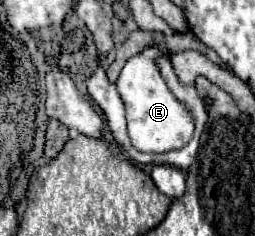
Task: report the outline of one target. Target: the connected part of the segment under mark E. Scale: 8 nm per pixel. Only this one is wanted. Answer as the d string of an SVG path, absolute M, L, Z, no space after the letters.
M149 46L137 56L129 58L115 82L125 102L129 138L139 152L149 152L149 154L161 154L183 148L195 132L193 114L185 104L181 104L173 96L167 82L161 78L159 68L155 66L155 56L159 56L159 48Z

